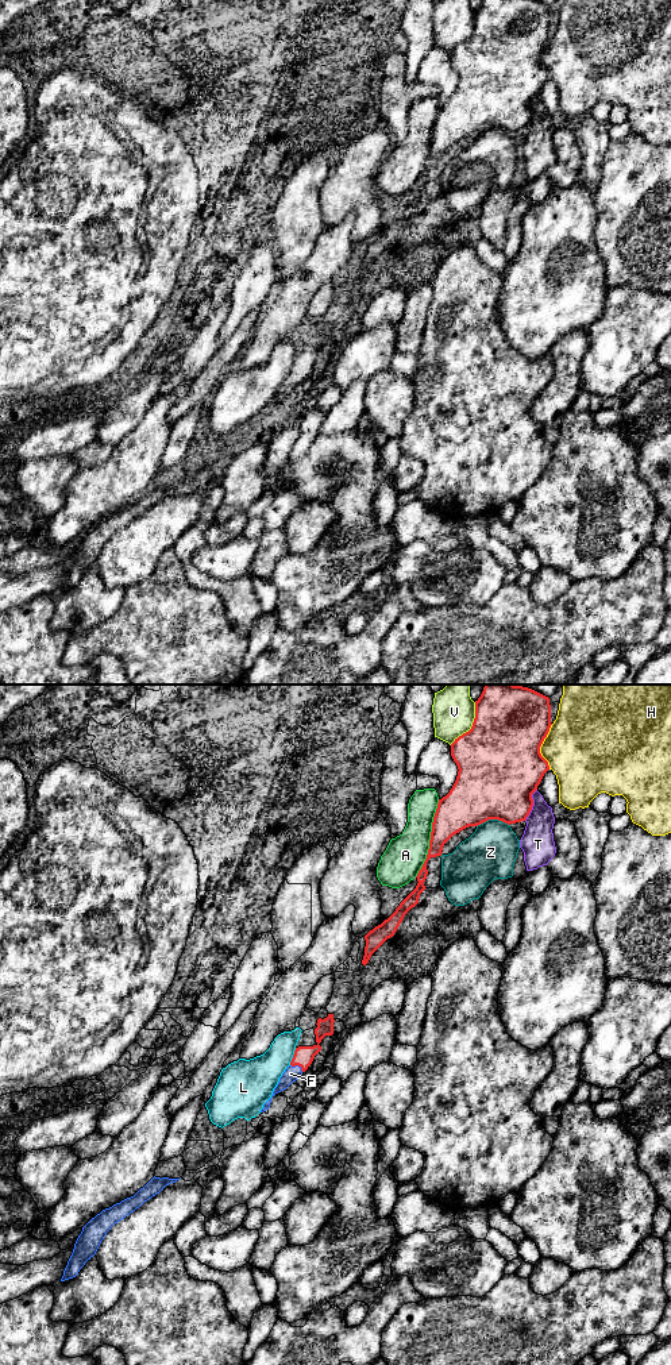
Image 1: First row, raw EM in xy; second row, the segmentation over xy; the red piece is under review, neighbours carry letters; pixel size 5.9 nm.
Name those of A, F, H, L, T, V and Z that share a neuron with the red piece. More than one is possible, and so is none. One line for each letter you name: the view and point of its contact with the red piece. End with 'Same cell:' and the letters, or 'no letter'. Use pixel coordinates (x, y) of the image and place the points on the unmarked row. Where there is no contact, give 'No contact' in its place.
F: Touches red at xy (297, 373)
Same cell: F

